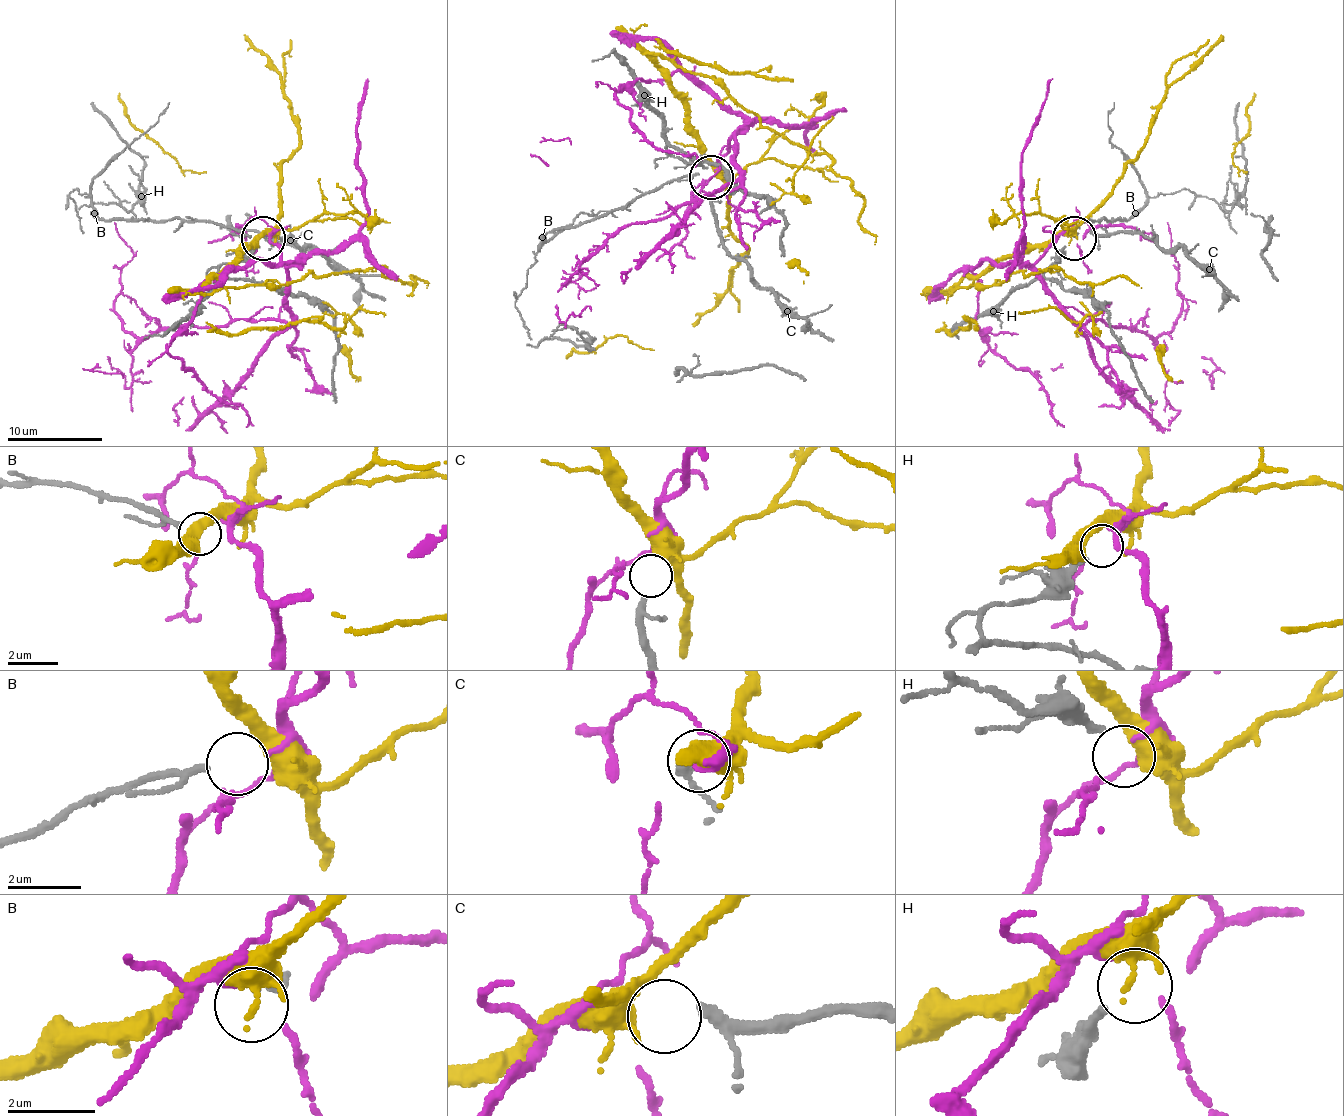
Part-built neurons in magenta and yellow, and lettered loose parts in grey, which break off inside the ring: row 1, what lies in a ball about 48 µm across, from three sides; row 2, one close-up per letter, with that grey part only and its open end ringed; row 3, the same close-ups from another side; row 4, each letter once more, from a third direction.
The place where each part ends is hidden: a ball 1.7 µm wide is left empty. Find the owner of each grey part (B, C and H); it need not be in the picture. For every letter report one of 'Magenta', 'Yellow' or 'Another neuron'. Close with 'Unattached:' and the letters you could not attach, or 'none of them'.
B: Another neuron
C: Yellow
H: Another neuron
Unattached: B, H

